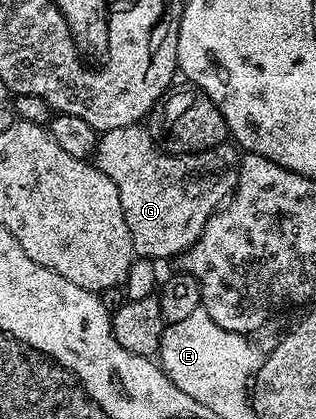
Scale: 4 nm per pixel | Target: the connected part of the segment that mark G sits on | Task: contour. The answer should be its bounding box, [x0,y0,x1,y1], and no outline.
[93,125,240,261]

